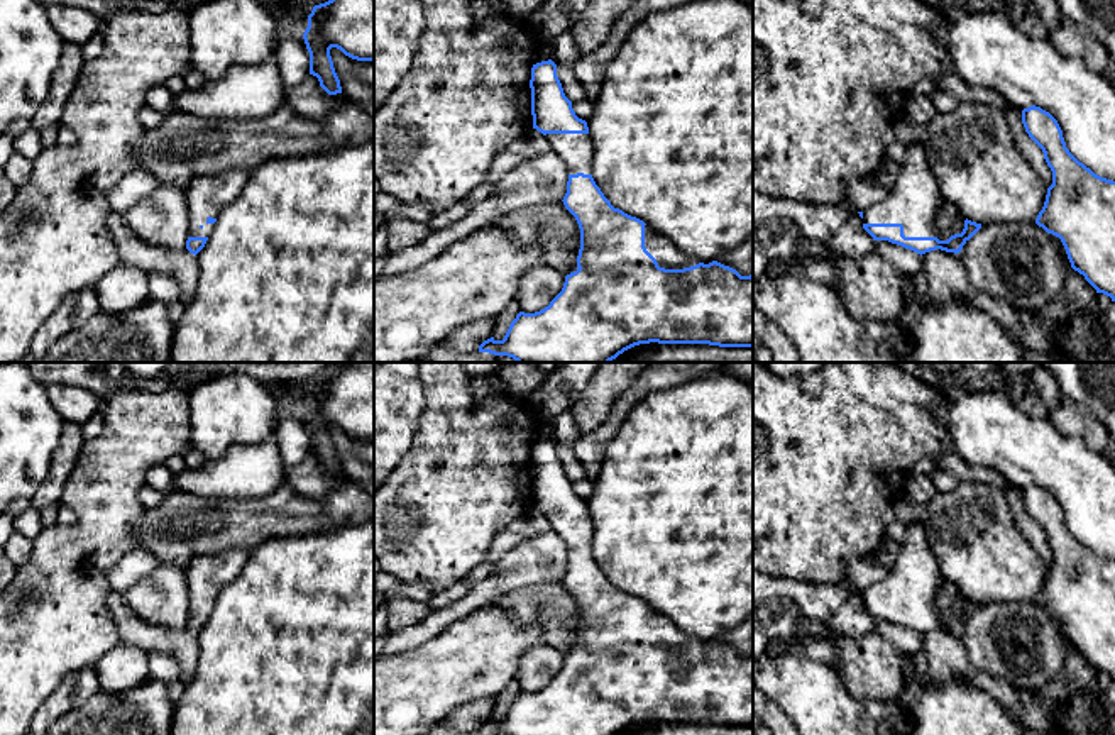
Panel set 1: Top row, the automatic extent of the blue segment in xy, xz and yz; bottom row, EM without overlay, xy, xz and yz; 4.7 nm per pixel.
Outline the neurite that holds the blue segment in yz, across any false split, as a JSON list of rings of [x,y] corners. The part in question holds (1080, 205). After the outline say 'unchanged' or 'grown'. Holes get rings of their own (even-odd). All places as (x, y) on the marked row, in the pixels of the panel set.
[[[1024,108],[1022,124],[1052,171],[1035,224],[1061,239],[1071,268],[1096,293],[1115,301],[1115,181],[1095,174],[1069,152],[1049,112]]]; unchanged

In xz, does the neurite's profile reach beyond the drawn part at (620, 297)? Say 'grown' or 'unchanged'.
grown

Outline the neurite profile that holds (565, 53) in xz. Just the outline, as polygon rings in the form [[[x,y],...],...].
[[[570,30],[558,34],[553,41],[552,61],[557,66],[572,68],[579,58],[574,34]]]

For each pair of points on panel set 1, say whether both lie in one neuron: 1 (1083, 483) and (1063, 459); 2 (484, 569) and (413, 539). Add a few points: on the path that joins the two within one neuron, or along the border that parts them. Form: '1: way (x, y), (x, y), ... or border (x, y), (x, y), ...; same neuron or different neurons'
1: way (1078, 478), (1065, 464); same neuron
2: border (486, 561), (476, 568); different neurons

